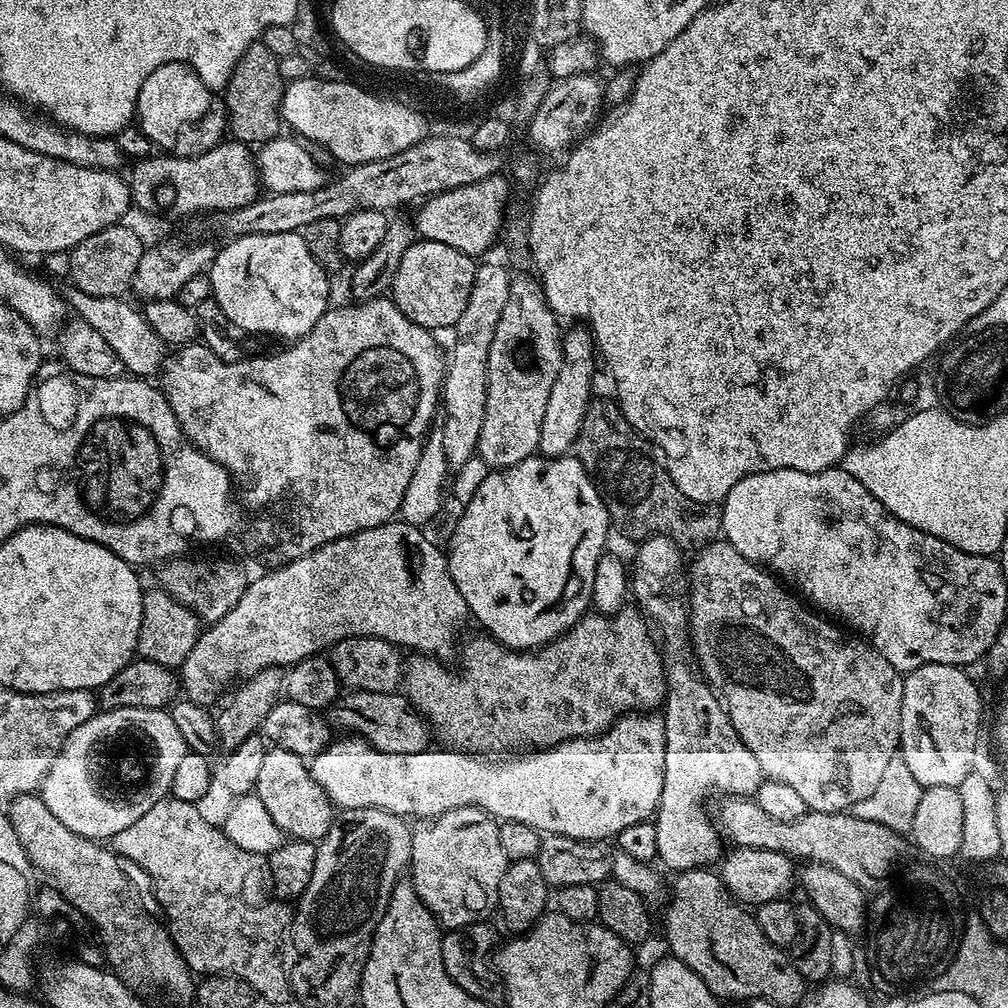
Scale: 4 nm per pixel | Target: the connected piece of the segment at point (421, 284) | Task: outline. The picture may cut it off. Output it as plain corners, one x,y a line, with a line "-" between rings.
417,238
410,250
402,254
402,262
398,262
390,298
398,310
410,318
410,322
429,330
451,329
458,318
462,318
466,302
470,302
470,286
474,286
476,265
477,261
473,257
462,254
462,250
454,250
454,246

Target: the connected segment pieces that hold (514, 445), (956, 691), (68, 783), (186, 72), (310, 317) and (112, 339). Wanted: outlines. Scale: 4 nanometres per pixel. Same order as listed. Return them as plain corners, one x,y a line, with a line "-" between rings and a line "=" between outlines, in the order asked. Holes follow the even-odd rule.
512,276
510,296
506,298
506,306
502,306
502,318
498,318
494,342
490,342
486,414
476,450
478,460
489,464
487,467
492,470
509,468
528,456
537,455
546,402
550,398
550,390
554,390
554,378
558,378
558,370
562,370
564,361
561,321
546,302
539,283
529,276
-
519,344
529,344
536,355
536,361
529,368
523,368
516,361
515,352
=
955,664
918,666
904,676
902,726
898,754
921,788
959,788
977,767
976,747
980,744
980,719
984,700
980,688
=
123,708
113,712
97,711
82,726
66,738
62,750
54,758
38,794
46,802
50,814
74,834
88,840
108,842
118,830
126,830
137,818
142,818
154,802
165,799
172,791
174,774
182,758
190,751
182,734
174,726
168,710
162,708
=
178,62
158,66
150,74
150,78
146,78
146,82
142,82
142,90
138,90
136,99
134,120
150,143
161,153
170,156
202,154
221,143
225,139
228,129
228,112
224,109
223,99
213,89
208,88
206,82
202,82
202,78
193,68
=
298,232
290,234
254,234
253,236
238,236
227,241
228,245
222,247
216,253
216,259
210,265
210,279
212,281
212,300
214,304
220,307
220,312
233,324
236,328
241,328
244,332
257,332
260,336
277,336
283,342
295,342
301,336
305,336
310,330
314,330
314,326
318,322
318,318
322,318
322,314
327,312
330,307
328,301
328,276
325,265
315,260
310,254
310,250
306,250
306,242
303,235
=
69,291
66,296
67,303
77,312
77,317
93,327
98,334
102,334
103,341
110,345
118,358
124,363
125,369
136,378
152,378
152,375
161,371
166,359
166,346
150,330
143,311
139,307
127,304
127,299
111,296
110,298
98,298
87,296
85,292

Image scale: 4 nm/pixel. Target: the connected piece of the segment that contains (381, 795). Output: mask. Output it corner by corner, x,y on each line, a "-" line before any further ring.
625,714
599,736
586,736
582,740
565,740
562,744
555,744
553,748
541,748
528,750
523,754
512,754
507,758
493,758
488,754
473,754
470,752
457,752
455,750
429,750
418,754
386,754
377,748
371,748
364,740
359,738
344,738
348,740
333,739
328,747
323,748
317,756
311,757
310,767
314,782
326,790
326,794
332,799
337,809
346,808
381,808
387,812
393,812
396,816
413,818
431,818
441,816
443,812
449,812
462,806
474,806
487,812
497,821
526,822
526,826
534,826
536,831
549,836
565,836
566,838
578,838
579,840
602,840
615,838
619,832
626,830
626,826
634,826
634,822
642,822
649,819
655,813
660,804
660,795
664,785
664,767
666,766
666,730
664,729
664,717
660,714

